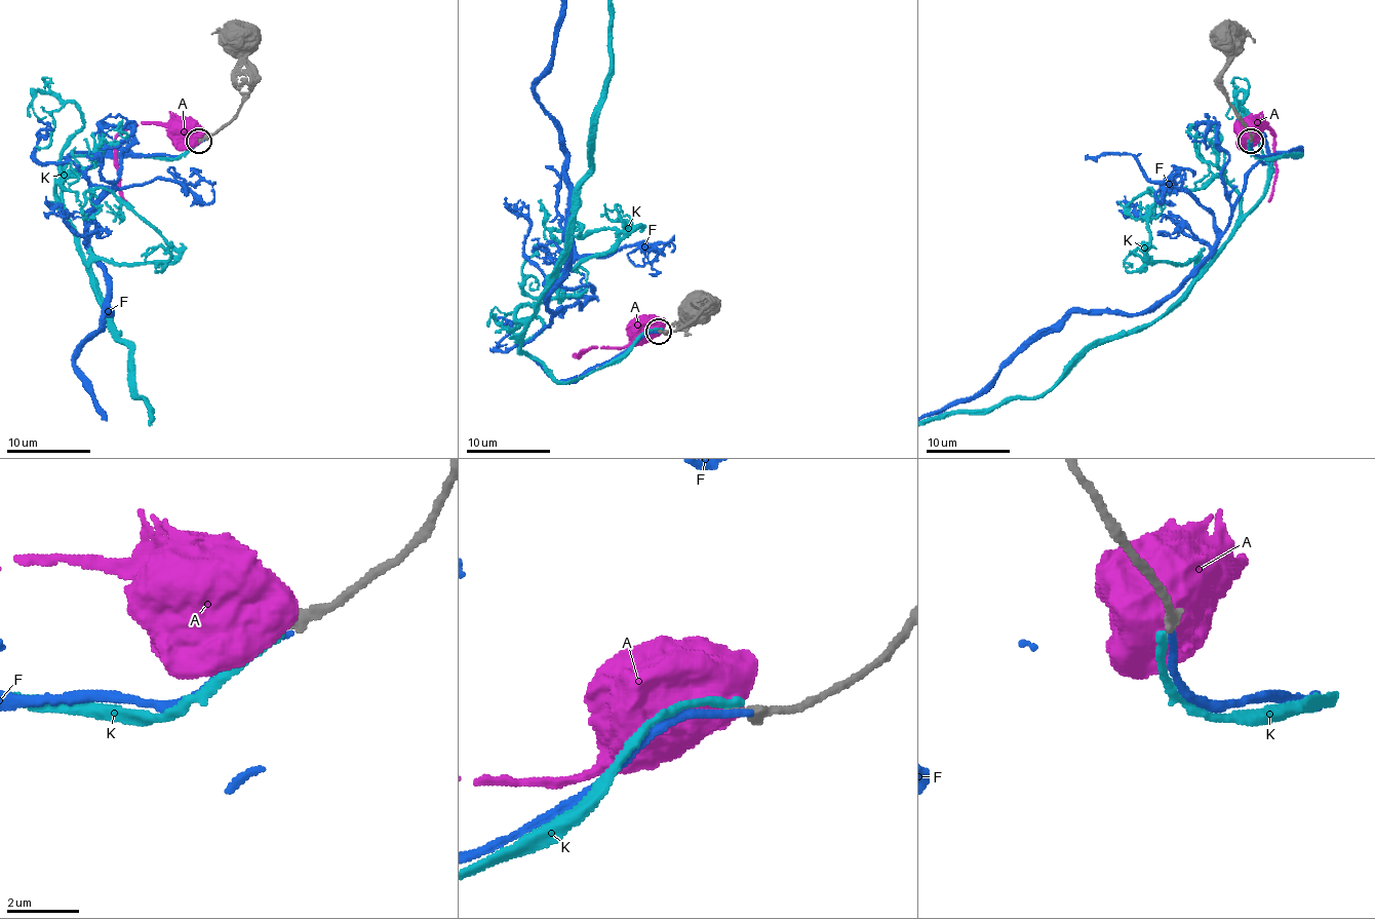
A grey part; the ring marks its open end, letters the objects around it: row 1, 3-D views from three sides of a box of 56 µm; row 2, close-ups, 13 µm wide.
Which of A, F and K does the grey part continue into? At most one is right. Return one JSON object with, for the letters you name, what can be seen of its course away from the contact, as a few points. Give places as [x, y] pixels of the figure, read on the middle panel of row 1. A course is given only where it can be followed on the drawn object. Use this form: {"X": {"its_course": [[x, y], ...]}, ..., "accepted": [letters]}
{"accepted": []}

